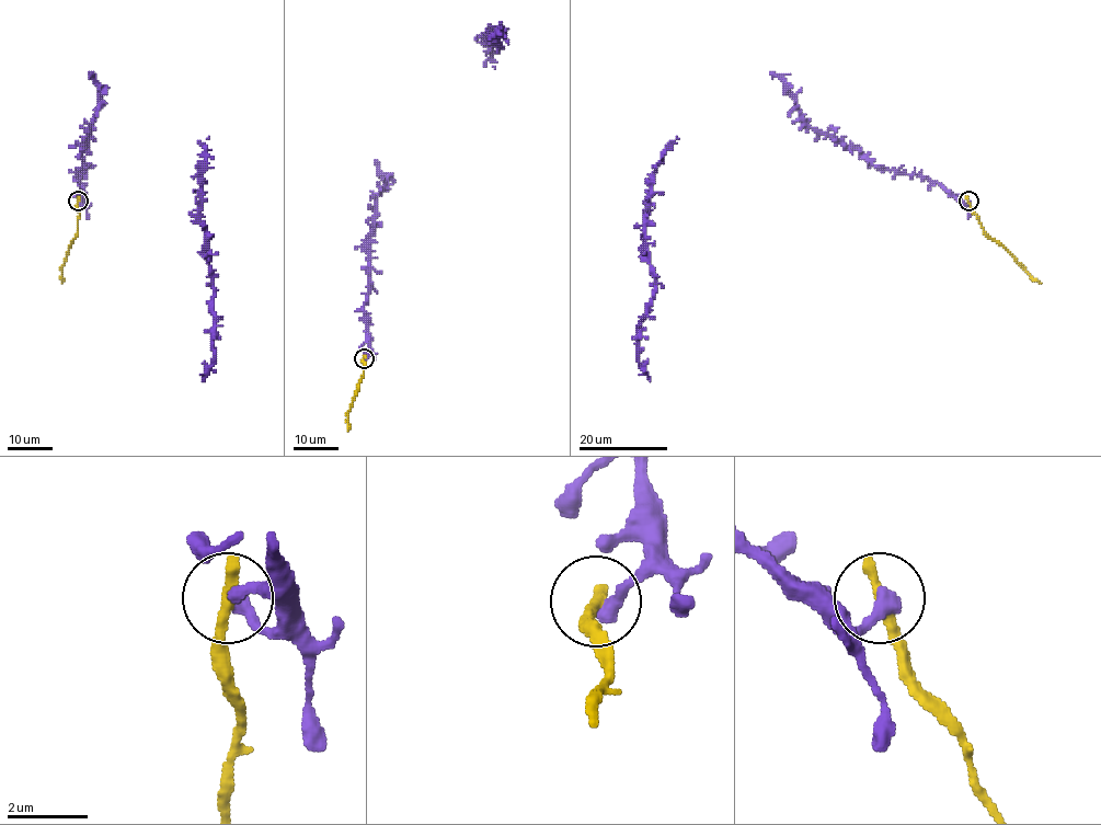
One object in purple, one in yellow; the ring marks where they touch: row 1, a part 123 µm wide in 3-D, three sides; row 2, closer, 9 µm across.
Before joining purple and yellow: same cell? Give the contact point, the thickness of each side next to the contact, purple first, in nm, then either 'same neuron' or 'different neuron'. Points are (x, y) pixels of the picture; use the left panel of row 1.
(78, 201) | 400/360 nm | different neuron

